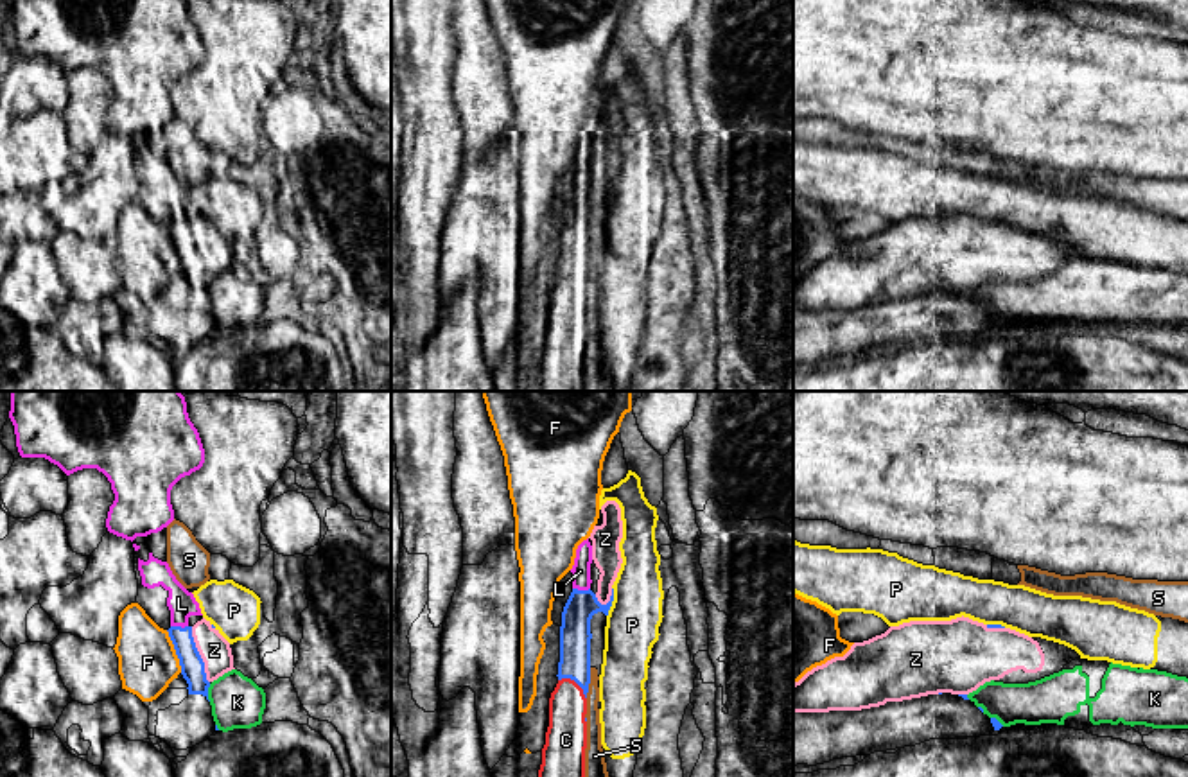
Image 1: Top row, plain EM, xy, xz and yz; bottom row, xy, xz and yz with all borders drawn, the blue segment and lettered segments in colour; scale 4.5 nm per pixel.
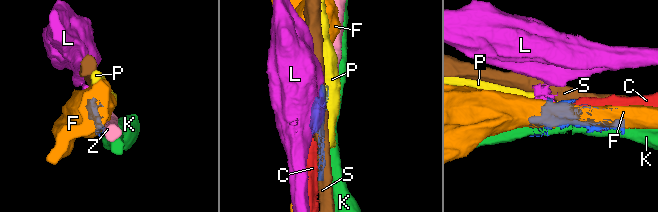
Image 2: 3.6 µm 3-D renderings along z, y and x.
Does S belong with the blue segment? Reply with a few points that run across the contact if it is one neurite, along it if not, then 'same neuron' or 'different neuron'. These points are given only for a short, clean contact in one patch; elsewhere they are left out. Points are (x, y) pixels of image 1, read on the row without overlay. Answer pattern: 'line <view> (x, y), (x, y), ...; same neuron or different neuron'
different neuron

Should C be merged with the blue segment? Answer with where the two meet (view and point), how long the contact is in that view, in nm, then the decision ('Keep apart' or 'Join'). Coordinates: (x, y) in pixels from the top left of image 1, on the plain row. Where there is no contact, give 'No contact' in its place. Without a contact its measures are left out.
Touches blue at xz (575, 279). Shared border 160 nm. Join

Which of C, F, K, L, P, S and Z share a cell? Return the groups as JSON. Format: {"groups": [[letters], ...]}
{"groups": [["C", "Z"], ["F"], ["K"], ["L"], ["P"], ["S"]]}

